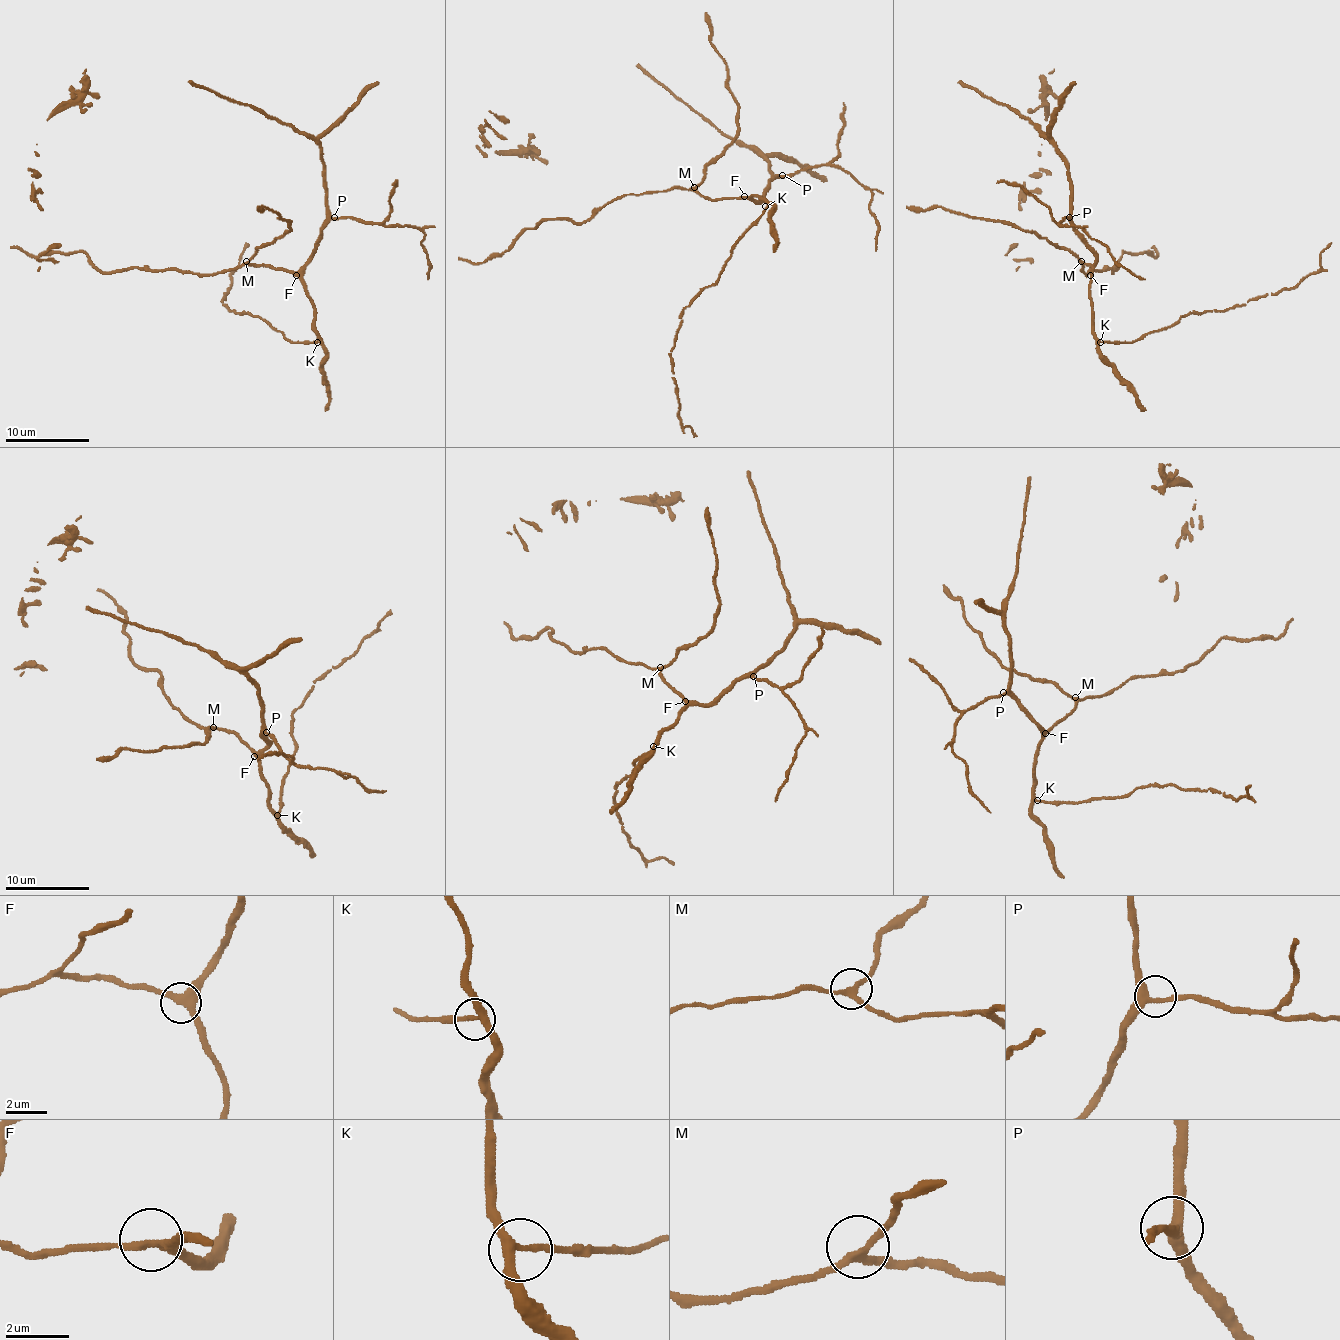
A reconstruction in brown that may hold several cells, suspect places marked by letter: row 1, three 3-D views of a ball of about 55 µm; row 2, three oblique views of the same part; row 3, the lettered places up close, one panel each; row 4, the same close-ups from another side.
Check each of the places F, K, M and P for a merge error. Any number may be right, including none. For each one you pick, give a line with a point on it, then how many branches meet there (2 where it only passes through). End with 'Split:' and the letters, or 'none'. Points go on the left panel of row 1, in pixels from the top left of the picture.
Split: none

